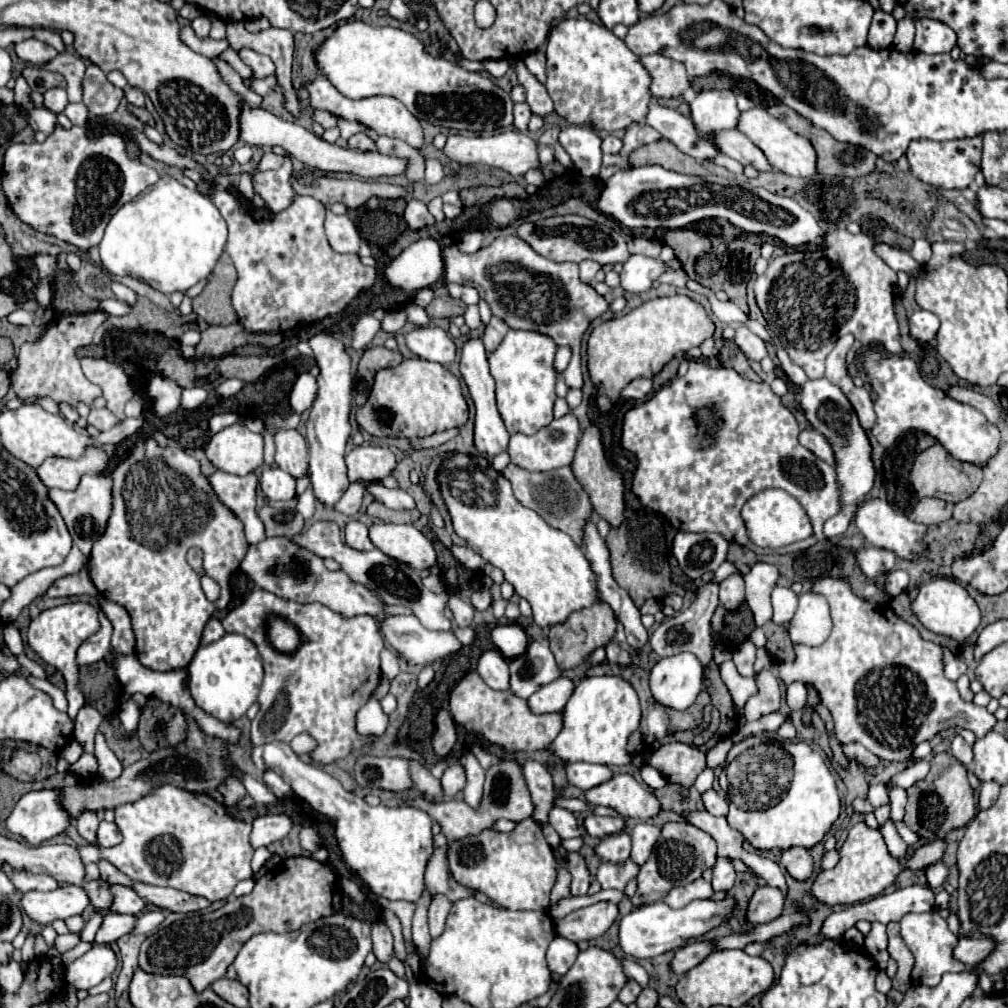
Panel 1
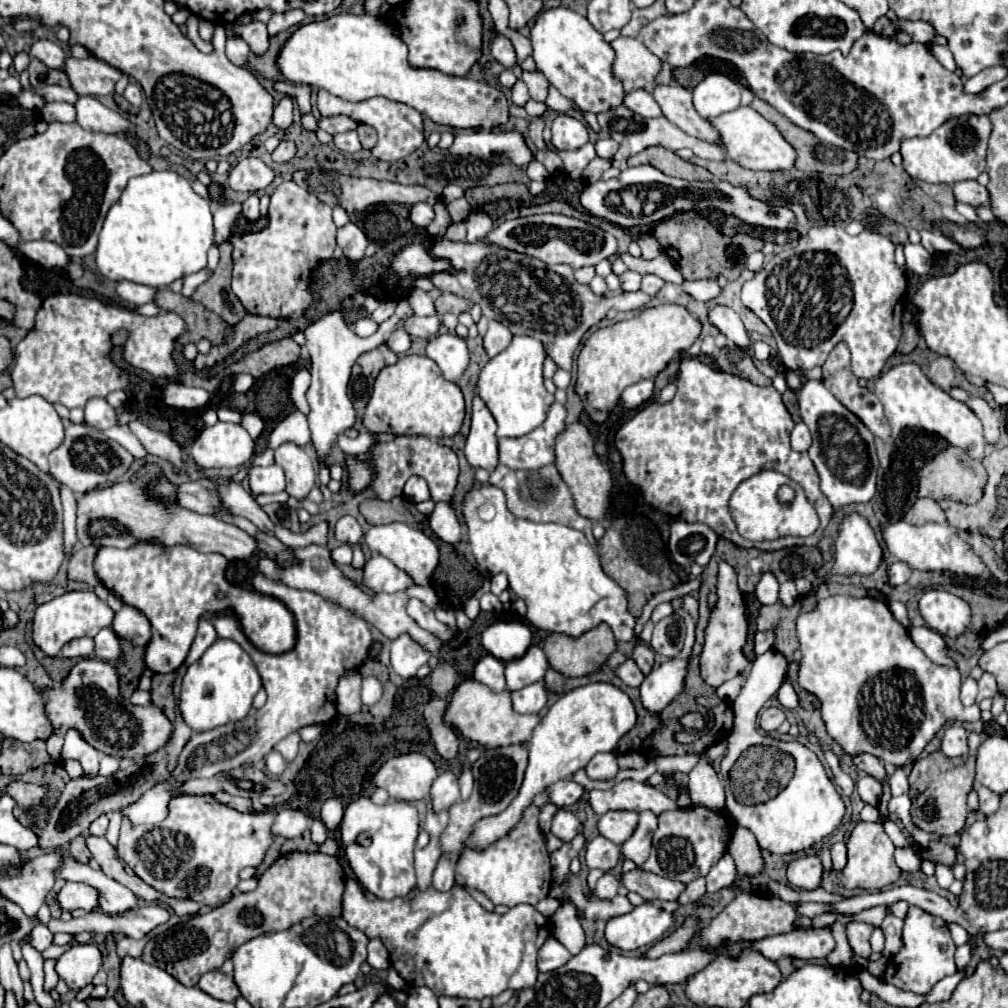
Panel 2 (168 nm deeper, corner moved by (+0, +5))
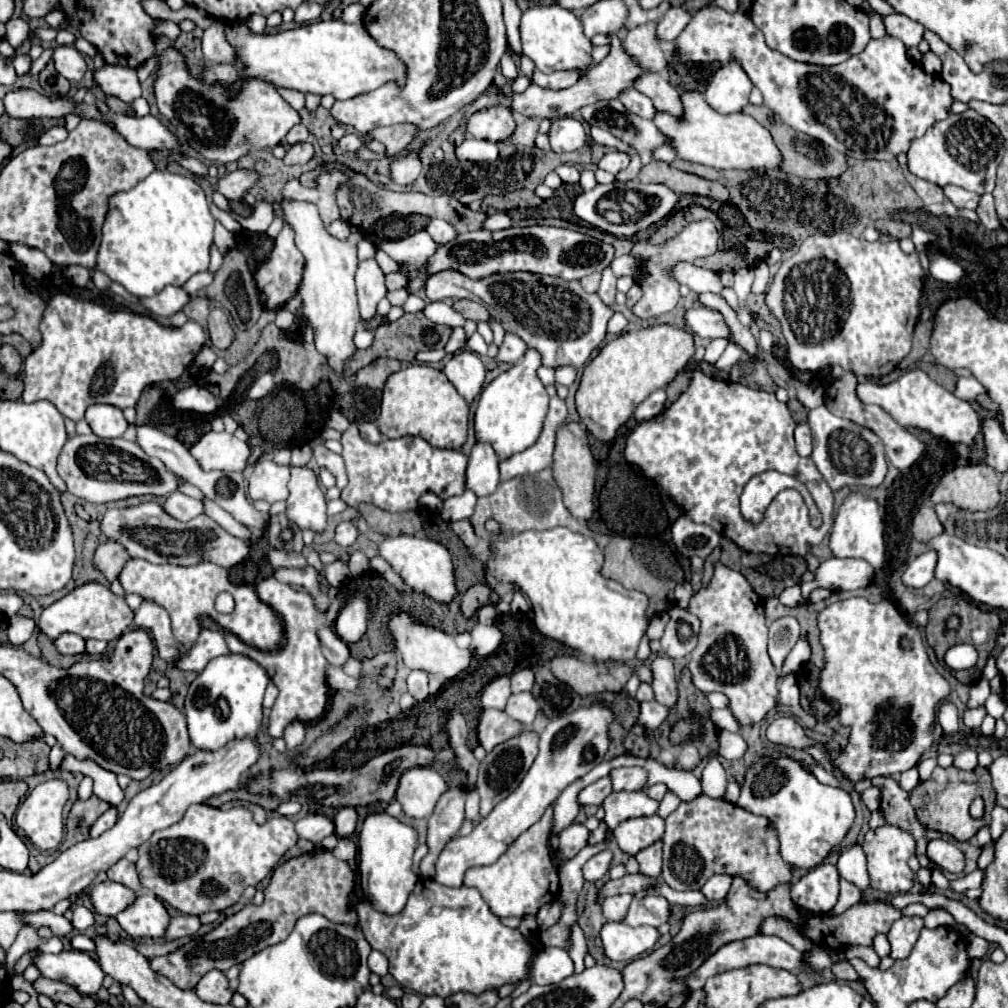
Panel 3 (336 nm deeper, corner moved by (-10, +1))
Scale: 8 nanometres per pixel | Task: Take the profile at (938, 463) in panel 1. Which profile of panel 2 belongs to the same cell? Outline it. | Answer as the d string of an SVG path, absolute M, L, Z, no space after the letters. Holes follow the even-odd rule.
M947 447L919 471L919 497L929 497L935 501L953 499L959 503L977 503L983 495L985 483L987 483L987 471L981 461L971 459L959 447Z

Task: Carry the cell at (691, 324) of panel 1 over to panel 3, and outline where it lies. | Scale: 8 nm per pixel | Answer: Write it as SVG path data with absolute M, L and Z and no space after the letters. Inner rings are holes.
M653 325L639 331L627 331L611 339L599 355L585 367L581 385L575 395L577 411L583 425L599 441L611 441L617 429L633 415L635 407L655 389L665 387L685 369L695 353L693 333L673 325Z

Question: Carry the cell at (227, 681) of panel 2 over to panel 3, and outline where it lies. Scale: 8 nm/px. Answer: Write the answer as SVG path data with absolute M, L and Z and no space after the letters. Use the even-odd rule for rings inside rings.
M221 655L195 677L185 697L185 715L191 743L197 749L215 751L231 739L257 735L263 719L263 693L269 683L267 673L247 655Z

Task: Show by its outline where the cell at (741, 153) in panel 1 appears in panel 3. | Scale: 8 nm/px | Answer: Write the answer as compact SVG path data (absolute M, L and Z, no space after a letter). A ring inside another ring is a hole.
M645 73L641 75L633 87L647 95L657 111L669 113L673 117L683 117L683 103L681 103L681 93L669 83L667 73Z

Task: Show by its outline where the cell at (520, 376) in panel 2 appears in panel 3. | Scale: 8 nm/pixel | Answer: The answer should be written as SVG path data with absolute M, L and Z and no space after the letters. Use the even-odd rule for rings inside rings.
M527 349L525 355L499 377L495 377L479 397L479 405L475 411L475 437L477 441L491 443L499 459L507 459L507 455L531 447L543 429L549 395L545 395L545 385L537 375L539 367L541 353L535 349Z

